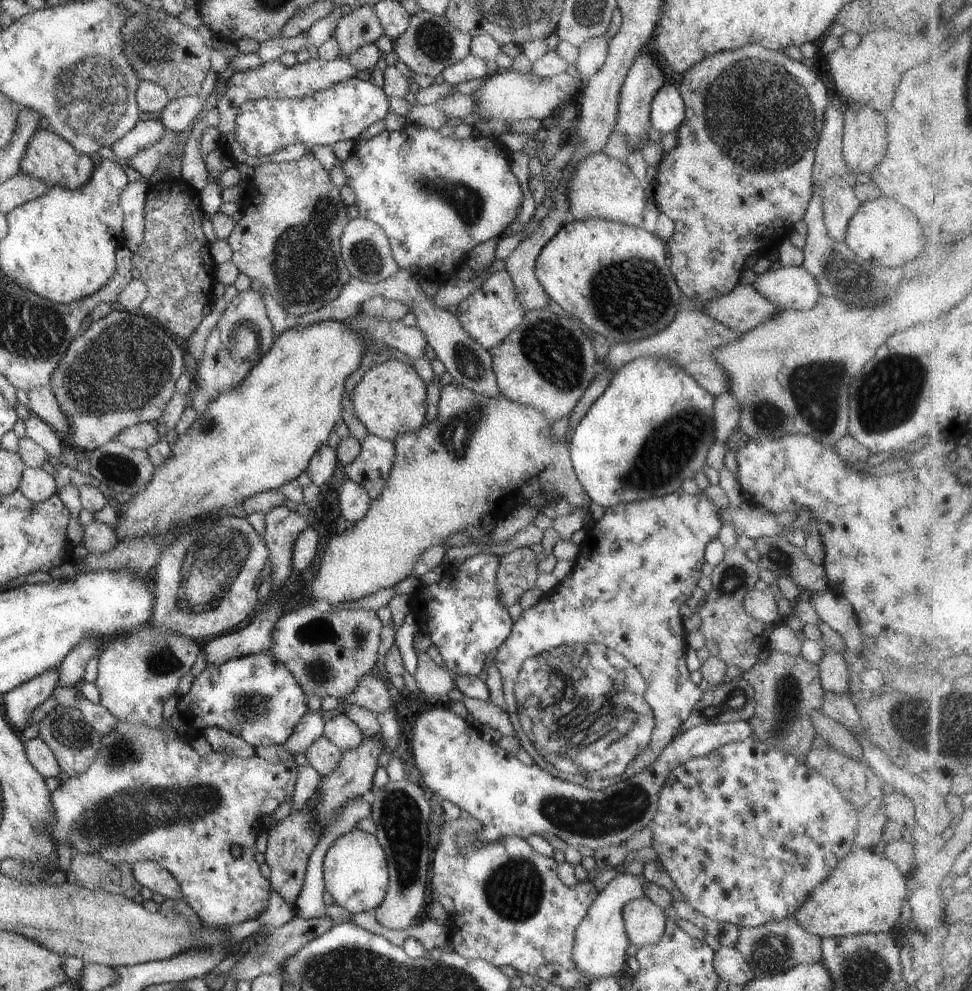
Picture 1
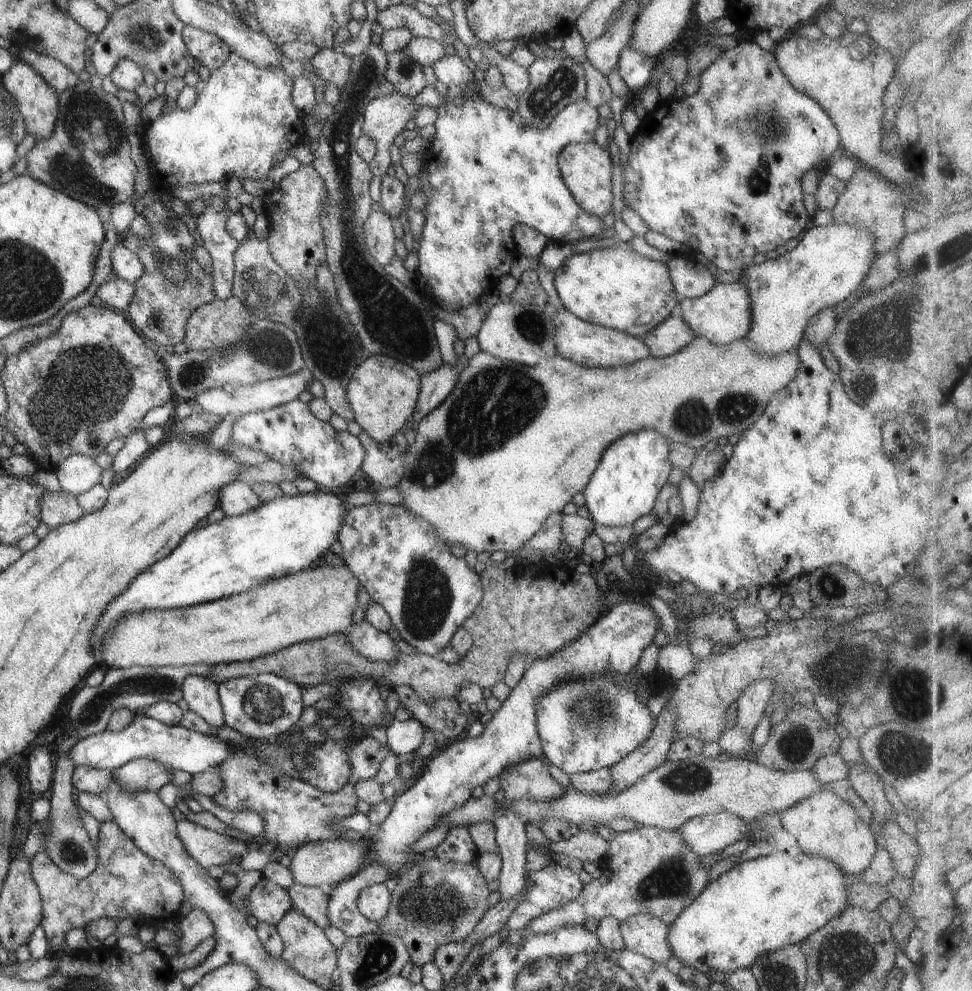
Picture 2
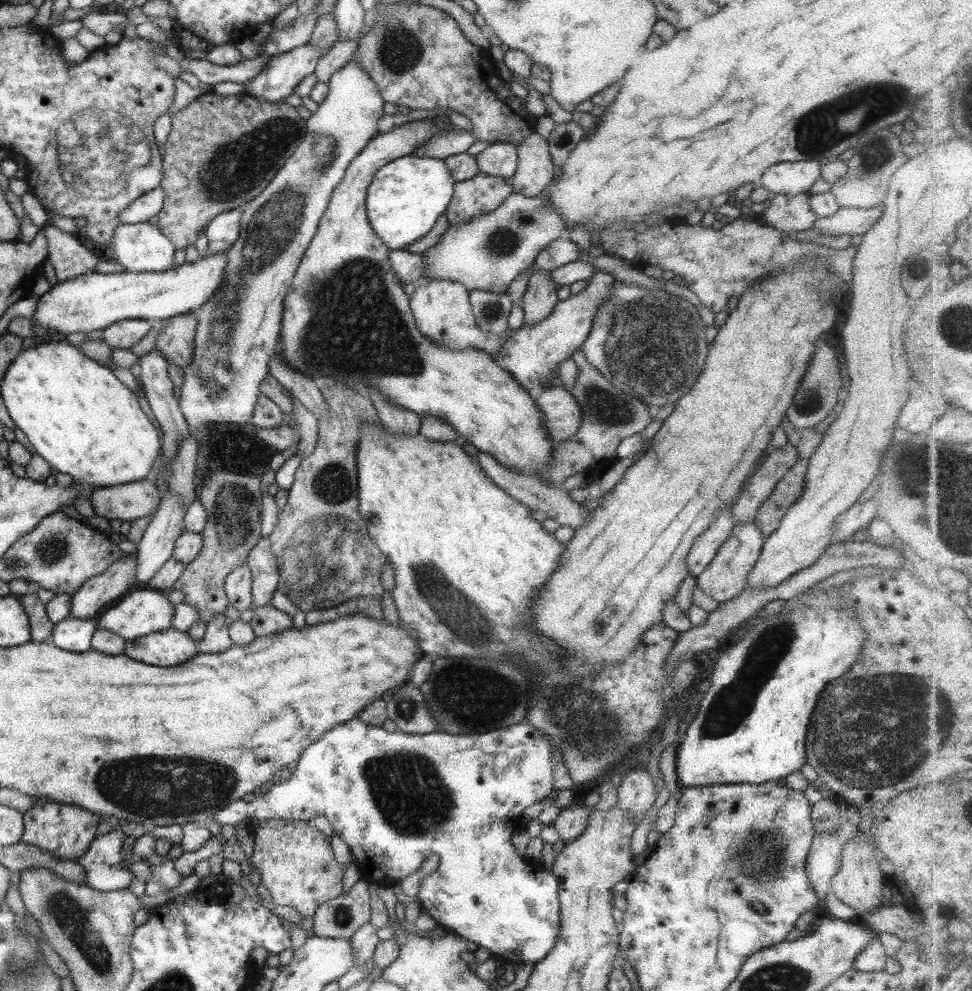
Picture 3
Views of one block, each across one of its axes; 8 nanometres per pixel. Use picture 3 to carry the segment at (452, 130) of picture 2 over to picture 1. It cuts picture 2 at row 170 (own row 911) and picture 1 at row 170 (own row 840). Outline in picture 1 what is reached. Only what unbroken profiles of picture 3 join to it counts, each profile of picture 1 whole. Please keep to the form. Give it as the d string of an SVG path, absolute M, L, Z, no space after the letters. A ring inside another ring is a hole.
M407 123L397 132L383 131L377 134L377 136L366 140L357 139L353 153L347 160L341 161L339 166L345 175L345 184L351 188L355 196L353 205L357 208L358 217L377 224L383 230L392 251L392 258L400 269L407 270L416 279L452 282L454 281L454 274L457 268L464 262L467 254L475 246L495 238L495 236L500 236L504 231L507 231L510 223L520 212L523 196L517 178L513 176L510 170L510 156L510 151L503 148L501 142L496 138L483 138L478 134L473 134L465 140L455 140L452 137L441 136L437 130L432 130L429 127L417 123Z

